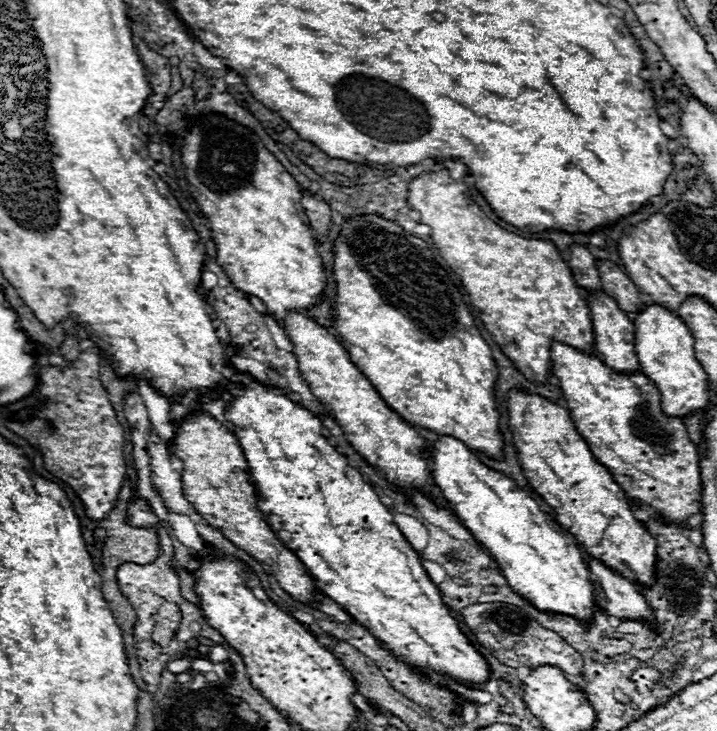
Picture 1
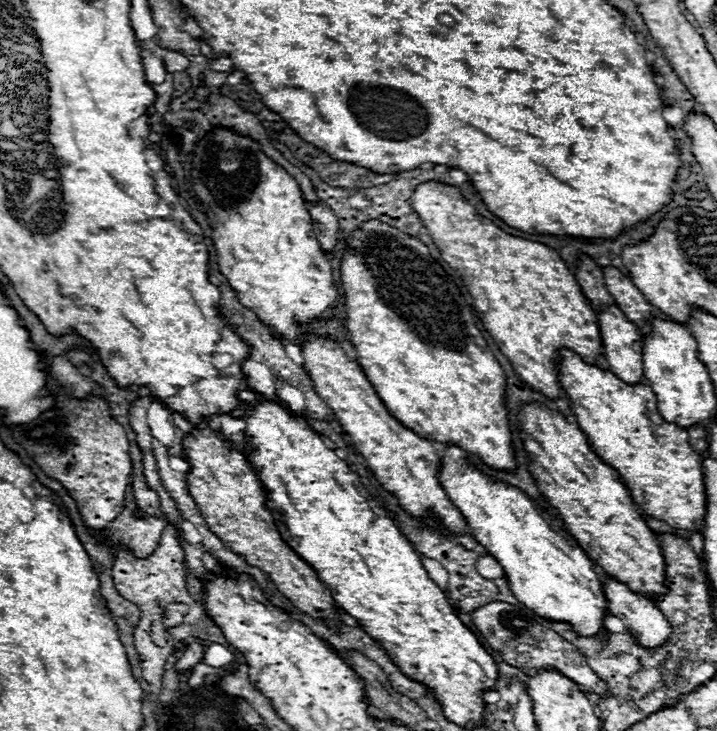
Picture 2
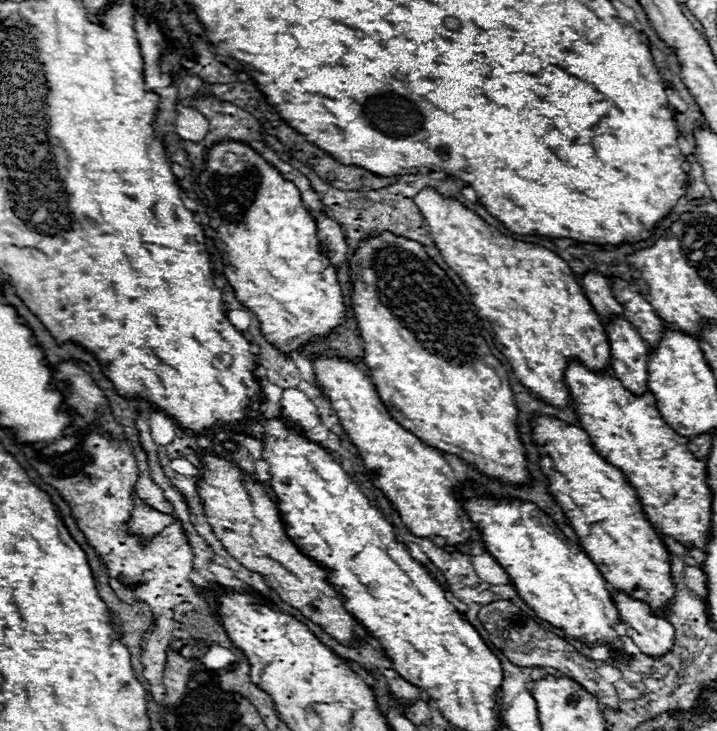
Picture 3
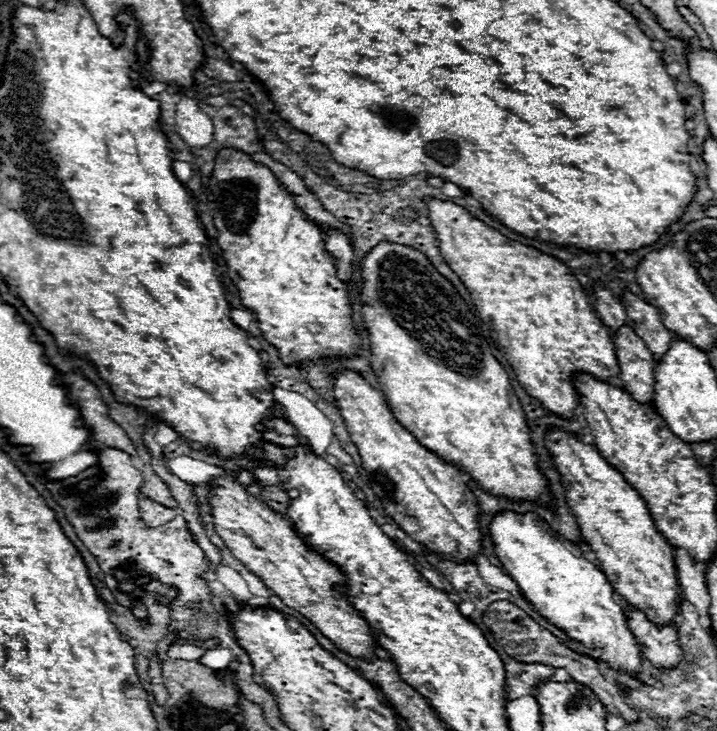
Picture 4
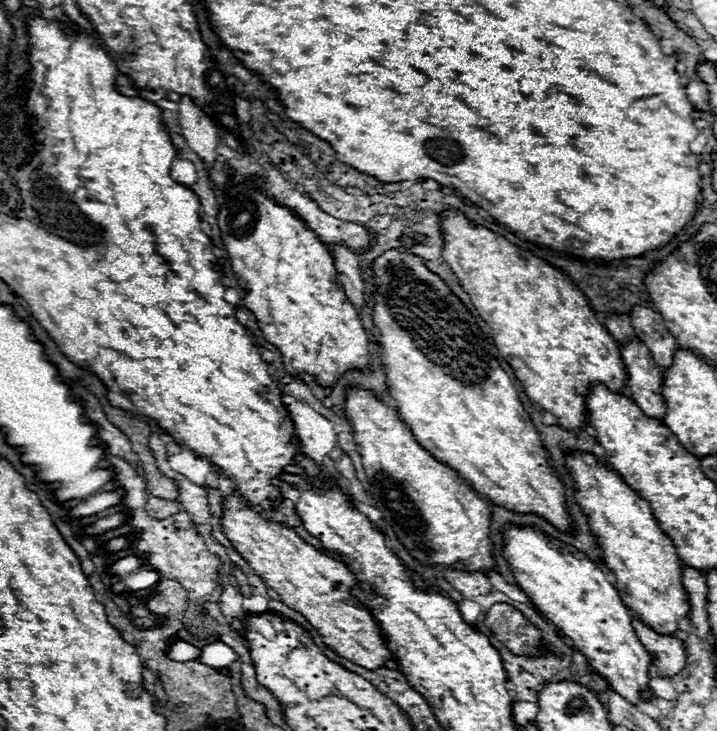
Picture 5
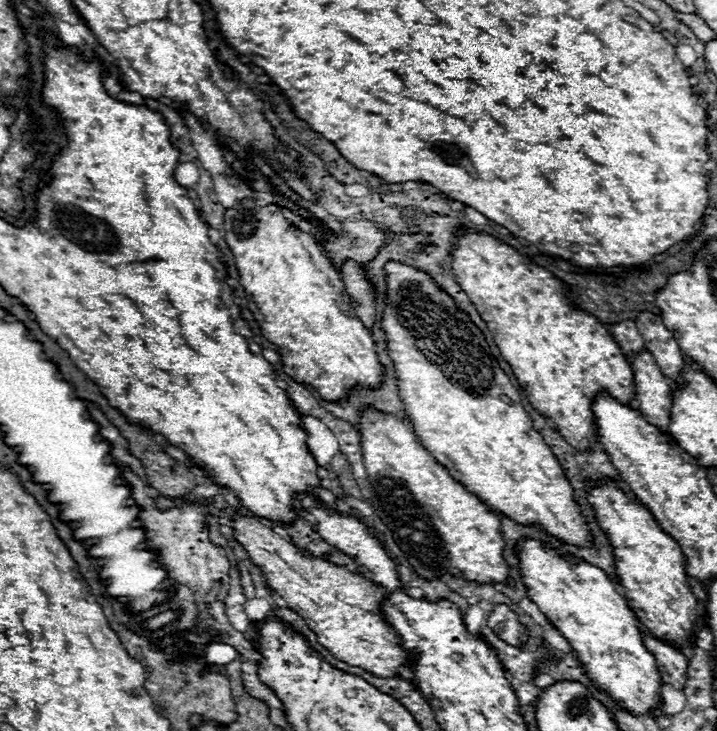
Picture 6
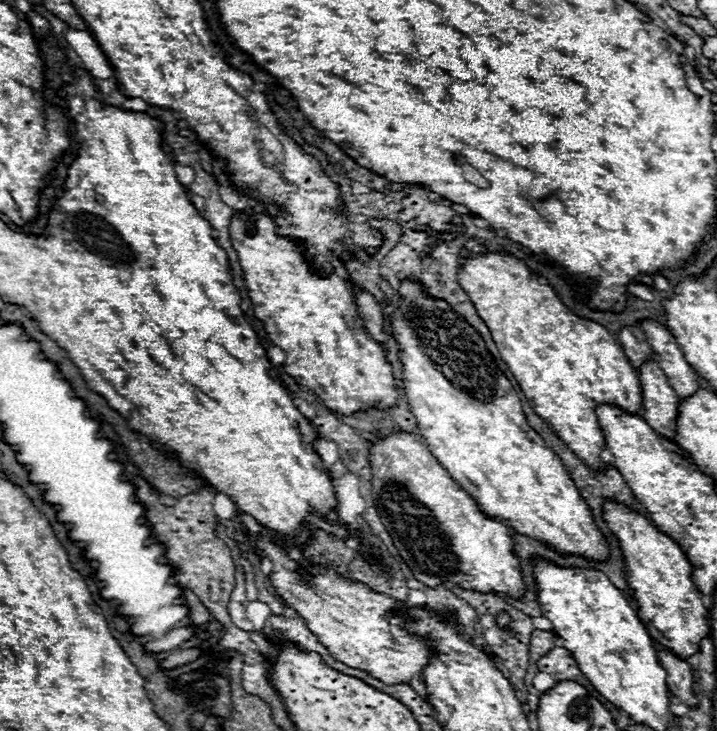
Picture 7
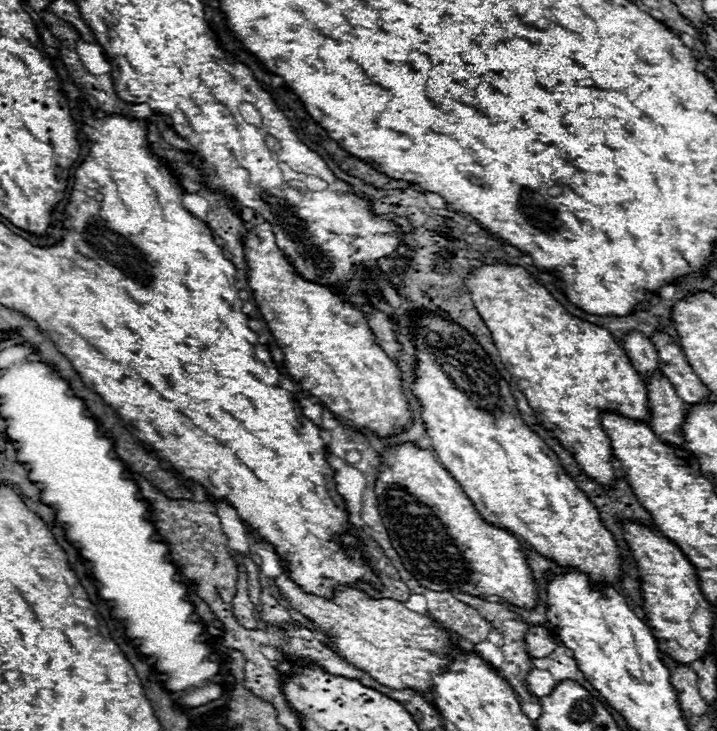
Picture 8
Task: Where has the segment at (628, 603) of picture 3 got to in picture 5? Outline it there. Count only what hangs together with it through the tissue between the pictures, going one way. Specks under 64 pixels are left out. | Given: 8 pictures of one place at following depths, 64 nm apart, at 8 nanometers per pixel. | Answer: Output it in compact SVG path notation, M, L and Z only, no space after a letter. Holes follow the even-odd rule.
M638 618L634 620L634 630L638 630L640 642L646 646L646 650L650 650L650 656L654 658L652 664L664 676L670 678L686 666L686 652L674 634L658 634Z

